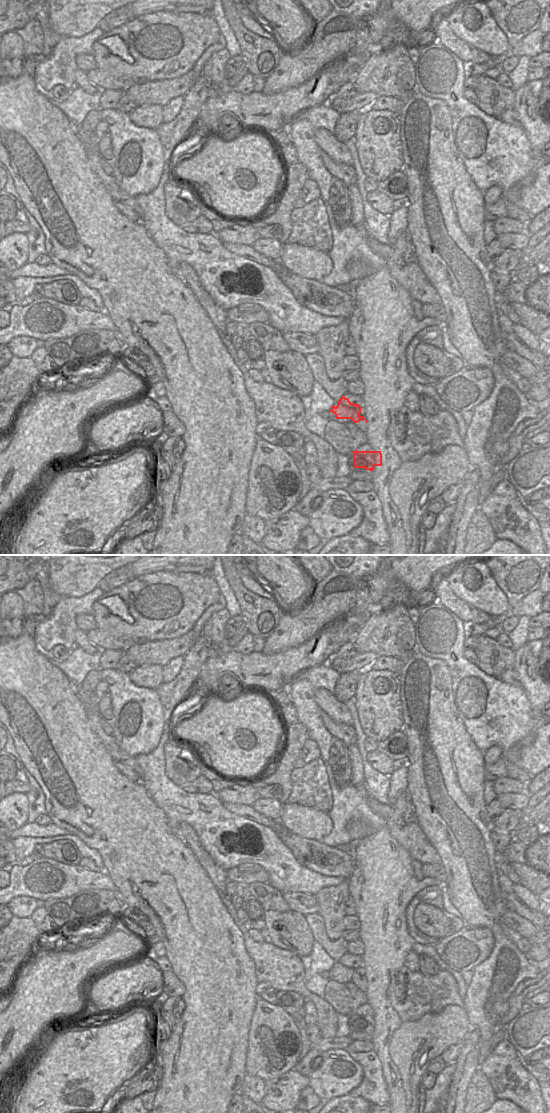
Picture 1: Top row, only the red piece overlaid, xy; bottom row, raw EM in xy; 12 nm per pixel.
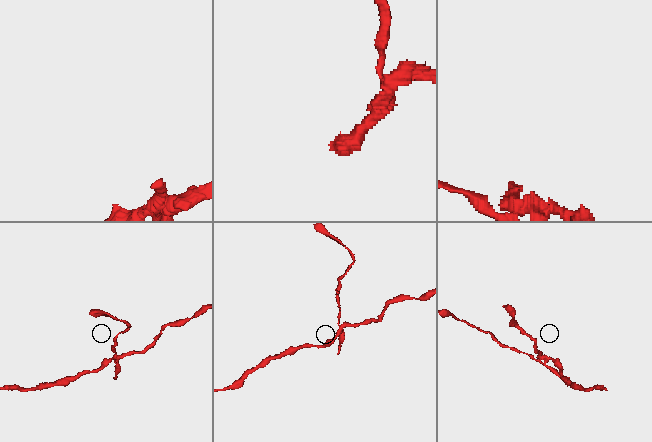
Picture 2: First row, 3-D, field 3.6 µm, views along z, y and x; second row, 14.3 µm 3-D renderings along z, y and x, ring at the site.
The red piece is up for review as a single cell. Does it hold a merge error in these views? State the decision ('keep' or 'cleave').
cleave

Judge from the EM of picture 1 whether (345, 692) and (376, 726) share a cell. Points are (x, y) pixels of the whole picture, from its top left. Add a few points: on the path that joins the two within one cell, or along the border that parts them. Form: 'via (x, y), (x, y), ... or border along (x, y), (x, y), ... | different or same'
border along (355, 673), (351, 681), (351, 696) | different

